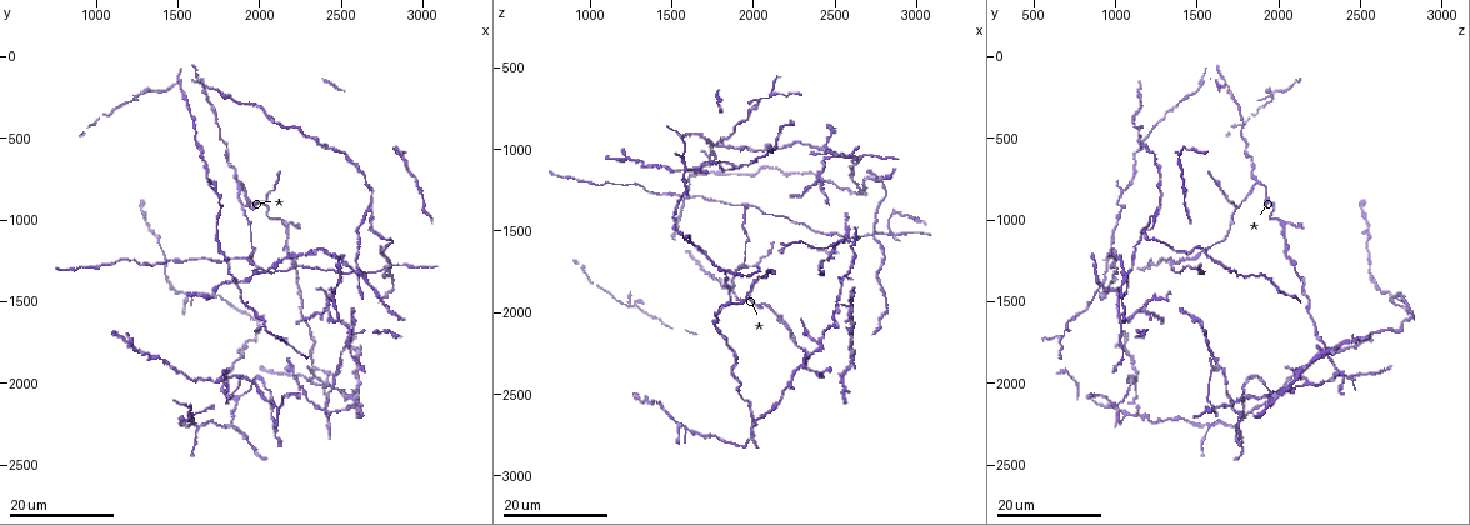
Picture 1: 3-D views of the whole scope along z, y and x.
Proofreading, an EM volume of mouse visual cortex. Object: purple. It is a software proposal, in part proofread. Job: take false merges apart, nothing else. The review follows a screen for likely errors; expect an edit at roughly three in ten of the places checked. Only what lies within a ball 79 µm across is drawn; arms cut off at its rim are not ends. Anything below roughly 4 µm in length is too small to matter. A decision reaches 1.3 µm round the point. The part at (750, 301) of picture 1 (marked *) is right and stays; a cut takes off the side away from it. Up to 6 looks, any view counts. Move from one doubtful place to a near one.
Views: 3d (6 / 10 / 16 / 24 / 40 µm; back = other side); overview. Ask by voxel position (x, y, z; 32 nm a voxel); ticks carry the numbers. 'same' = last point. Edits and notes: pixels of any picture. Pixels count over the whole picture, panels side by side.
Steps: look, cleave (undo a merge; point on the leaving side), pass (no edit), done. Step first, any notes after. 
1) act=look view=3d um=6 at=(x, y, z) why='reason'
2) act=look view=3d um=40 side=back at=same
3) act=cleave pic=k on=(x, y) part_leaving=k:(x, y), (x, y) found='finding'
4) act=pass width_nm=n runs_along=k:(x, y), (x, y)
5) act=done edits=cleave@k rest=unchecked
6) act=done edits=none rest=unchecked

act=look view=3d um=16 at=(2400, 1560, 1180) why='branch point'

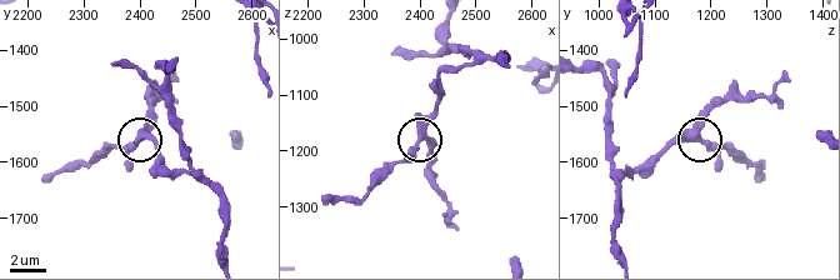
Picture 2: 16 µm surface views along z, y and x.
act=look view=3d um=10 at=(2405, 1555, 1180)

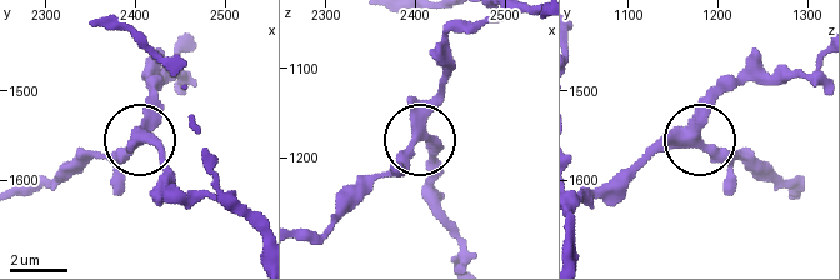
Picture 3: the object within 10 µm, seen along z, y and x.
act=look view=3d um=10 side=back at=(2405, 1555, 1180)

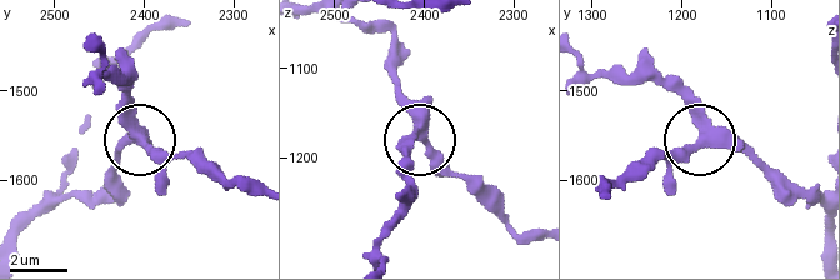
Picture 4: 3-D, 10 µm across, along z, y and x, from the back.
act=pass runs_along=4:(373, 21), (420, 139), (408, 189) found='one cell here'

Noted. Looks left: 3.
act=look view=3d um=24 at=(1840, 1360, 940) why='two arms in line, one across'

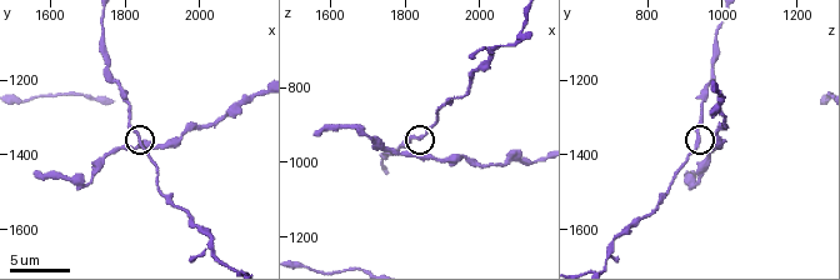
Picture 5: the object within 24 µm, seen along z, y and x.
act=look view=3d um=6 at=(1840, 1360, 940) why='closer look'

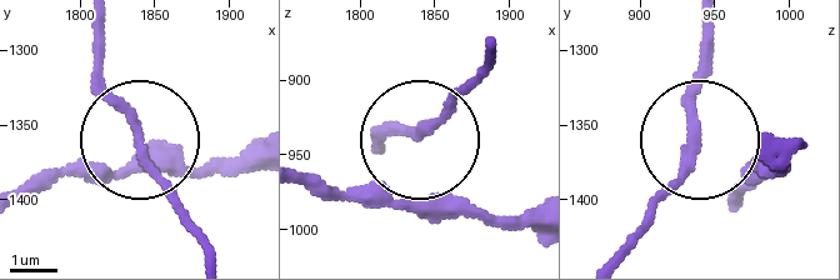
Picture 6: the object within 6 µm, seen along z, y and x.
act=pass runs_along=6:(250, 144), (179, 173), (110, 173), (139, 125), (95, 45) found='continuous, no second cell'

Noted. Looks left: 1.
act=done edits=none rest=unchecked

